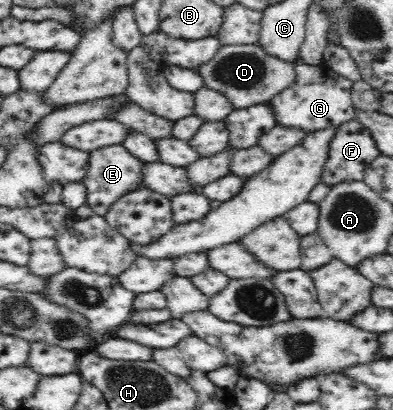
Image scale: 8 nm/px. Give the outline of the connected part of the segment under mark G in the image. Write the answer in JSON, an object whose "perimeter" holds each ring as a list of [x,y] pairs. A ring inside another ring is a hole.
{"perimeter":[[[296,63],[294,83],[277,93],[265,105],[273,110],[276,127],[299,129],[307,135],[324,129],[337,129],[345,122],[354,120],[357,115],[351,99],[352,84],[353,81],[338,75],[323,63]]]}

